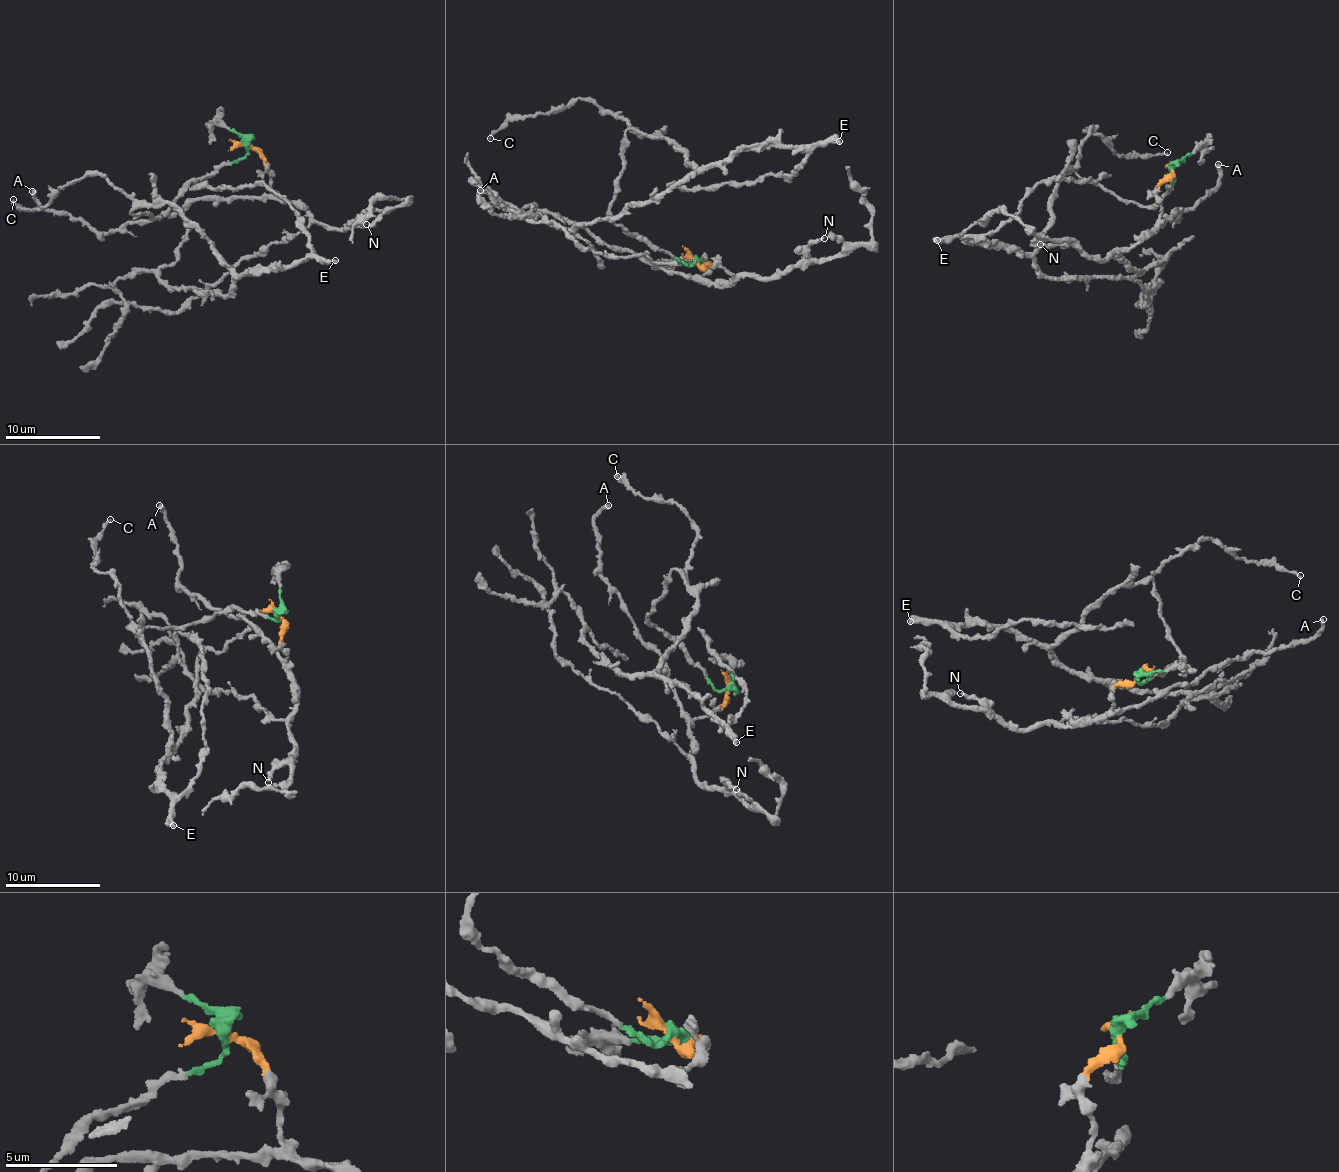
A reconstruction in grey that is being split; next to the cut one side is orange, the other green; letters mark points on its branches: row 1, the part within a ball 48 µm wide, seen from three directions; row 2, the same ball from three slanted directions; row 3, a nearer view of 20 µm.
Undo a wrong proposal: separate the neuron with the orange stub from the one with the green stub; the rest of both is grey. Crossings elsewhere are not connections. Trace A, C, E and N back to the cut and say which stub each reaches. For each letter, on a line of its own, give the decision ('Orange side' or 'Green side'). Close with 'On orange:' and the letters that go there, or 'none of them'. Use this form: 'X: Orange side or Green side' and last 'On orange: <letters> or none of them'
A: Orange side
C: Green side
E: Green side
N: Orange side
On orange: A, N

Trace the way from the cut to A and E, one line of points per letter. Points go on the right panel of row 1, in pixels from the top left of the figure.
A: (1171, 168), (1159, 187), (1160, 220), (1201, 201), (1216, 186), (1217, 164)
E: (1171, 168), (1175, 179), (1152, 206), (1119, 199), (1073, 170), (1060, 174), (1029, 252), (936, 240)

